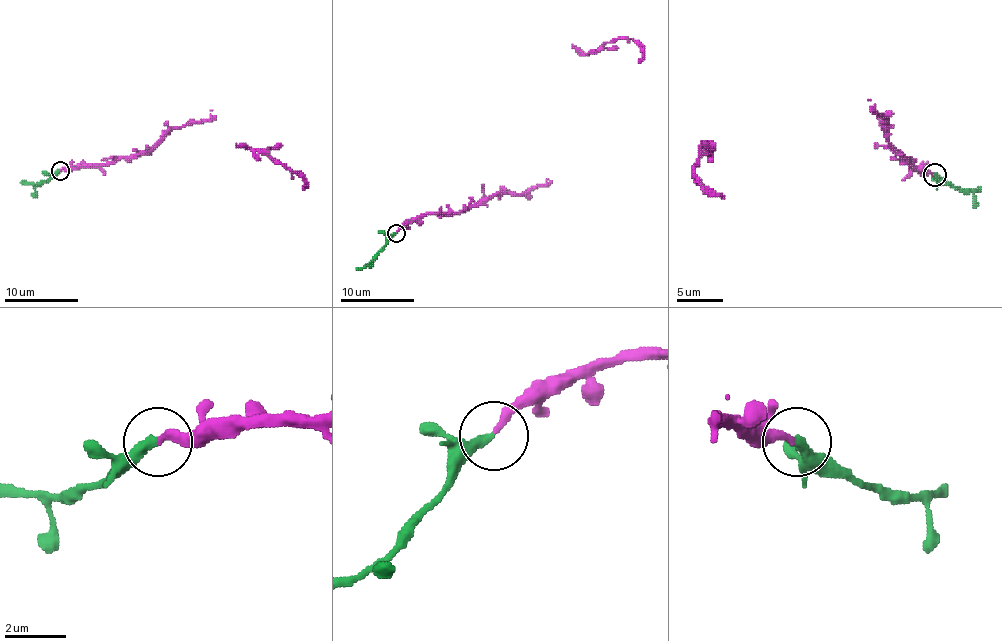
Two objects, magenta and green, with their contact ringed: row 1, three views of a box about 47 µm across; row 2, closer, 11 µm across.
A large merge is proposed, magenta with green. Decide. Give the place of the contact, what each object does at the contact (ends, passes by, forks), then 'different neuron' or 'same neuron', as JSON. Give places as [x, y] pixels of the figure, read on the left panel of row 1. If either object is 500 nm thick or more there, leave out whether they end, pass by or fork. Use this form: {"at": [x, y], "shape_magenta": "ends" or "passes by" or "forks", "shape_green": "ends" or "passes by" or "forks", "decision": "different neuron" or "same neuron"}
{"at": [60, 171], "shape_magenta": "ends", "shape_green": "ends", "decision": "same neuron"}

